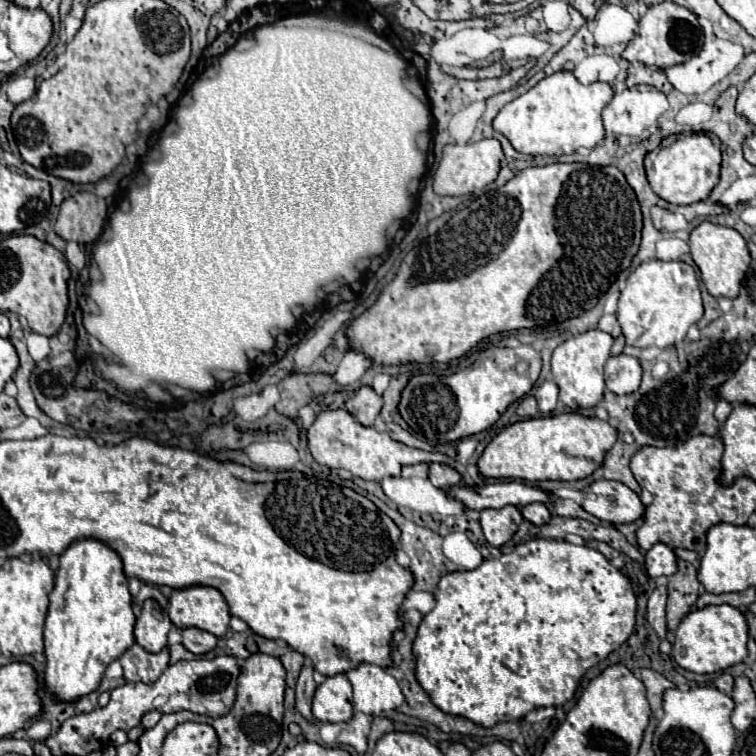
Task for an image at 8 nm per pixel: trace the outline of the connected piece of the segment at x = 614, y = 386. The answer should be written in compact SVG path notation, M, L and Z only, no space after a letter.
M615 355L609 357L605 365L605 385L615 395L629 395L639 389L641 383L641 365L635 357L629 355Z

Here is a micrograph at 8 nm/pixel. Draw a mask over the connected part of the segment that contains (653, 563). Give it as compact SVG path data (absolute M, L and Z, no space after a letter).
M655 543L647 553L645 553L645 569L649 577L657 579L661 575L671 575L677 569L677 557L673 549L669 549L663 543Z

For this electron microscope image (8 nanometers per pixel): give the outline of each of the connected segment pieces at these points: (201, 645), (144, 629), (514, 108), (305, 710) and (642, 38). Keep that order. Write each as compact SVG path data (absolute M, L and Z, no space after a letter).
M181 629L183 635L183 645L195 653L195 655L205 655L217 647L217 637L211 633L203 633L201 629Z
M145 601L135 623L137 645L141 645L149 653L159 653L167 647L169 629L171 619L167 617L167 613L155 601Z
M559 71L541 79L527 93L507 103L493 121L493 129L503 133L519 153L559 157L575 153L581 147L595 147L605 137L601 111L611 101L609 83L579 83L573 73Z
M305 665L303 671L301 671L301 675L299 675L299 679L297 679L297 687L295 687L295 691L297 691L297 703L295 703L295 707L299 709L299 713L309 723L315 721L315 717L311 713L311 703L313 703L315 689L317 689L317 685L313 681L313 669L309 665Z
M659 3L651 5L649 11L639 19L639 33L623 51L623 59L667 69L685 63L687 59L697 55L701 47L703 47L703 31L697 21L697 15L675 3Z

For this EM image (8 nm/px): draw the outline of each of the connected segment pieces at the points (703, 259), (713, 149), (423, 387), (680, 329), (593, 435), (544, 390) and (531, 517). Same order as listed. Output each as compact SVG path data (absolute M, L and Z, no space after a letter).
M703 221L699 227L695 227L691 231L689 245L691 245L691 257L701 271L701 279L703 279L707 291L713 297L735 299L739 295L741 279L745 277L745 273L749 269L749 261L751 261L745 239L735 229Z
M707 133L669 135L661 141L657 149L647 153L645 157L645 171L647 171L651 189L661 199L675 205L689 205L695 201L705 201L711 189L719 181L719 167L721 167L719 143Z
M519 345L517 349L485 349L479 353L473 365L449 377L435 377L435 375L413 377L401 395L399 411L401 417L407 421L407 425L427 441L437 441L437 443L459 441L463 437L477 435L489 429L511 403L515 403L517 399L521 399L531 391L539 373L541 373L541 355L531 345Z
M647 261L629 277L619 297L617 319L631 347L671 347L683 341L687 329L703 317L699 283L691 265L683 261Z
M579 413L525 419L509 425L497 437L493 437L479 457L477 467L483 477L493 479L577 481L589 477L603 463L603 457L615 439L617 433L607 421L589 419Z
M545 381L537 393L535 393L535 399L537 399L537 405L539 405L539 411L543 415L551 415L557 407L557 385L553 381Z
M531 503L531 505L523 507L521 513L523 513L523 517L525 517L527 521L531 521L531 523L537 525L537 527L551 521L551 511L549 511L545 505L539 505L539 503Z

